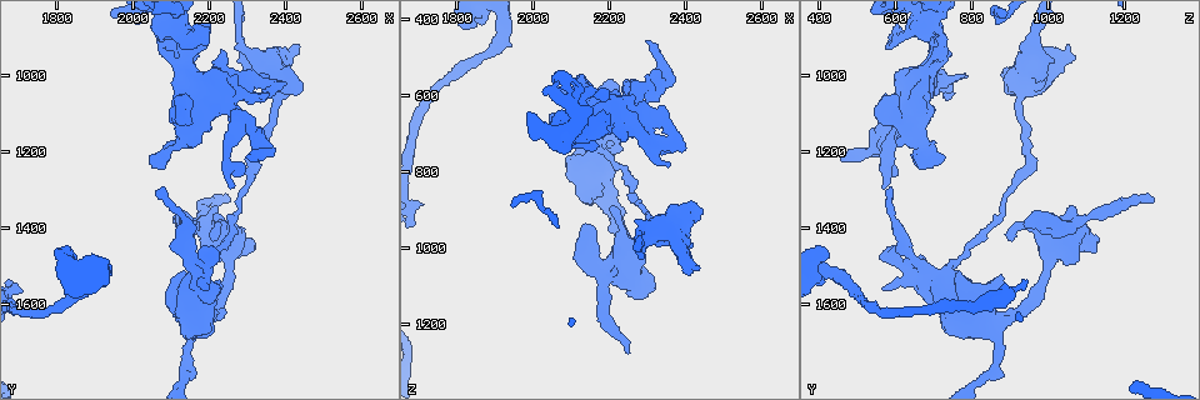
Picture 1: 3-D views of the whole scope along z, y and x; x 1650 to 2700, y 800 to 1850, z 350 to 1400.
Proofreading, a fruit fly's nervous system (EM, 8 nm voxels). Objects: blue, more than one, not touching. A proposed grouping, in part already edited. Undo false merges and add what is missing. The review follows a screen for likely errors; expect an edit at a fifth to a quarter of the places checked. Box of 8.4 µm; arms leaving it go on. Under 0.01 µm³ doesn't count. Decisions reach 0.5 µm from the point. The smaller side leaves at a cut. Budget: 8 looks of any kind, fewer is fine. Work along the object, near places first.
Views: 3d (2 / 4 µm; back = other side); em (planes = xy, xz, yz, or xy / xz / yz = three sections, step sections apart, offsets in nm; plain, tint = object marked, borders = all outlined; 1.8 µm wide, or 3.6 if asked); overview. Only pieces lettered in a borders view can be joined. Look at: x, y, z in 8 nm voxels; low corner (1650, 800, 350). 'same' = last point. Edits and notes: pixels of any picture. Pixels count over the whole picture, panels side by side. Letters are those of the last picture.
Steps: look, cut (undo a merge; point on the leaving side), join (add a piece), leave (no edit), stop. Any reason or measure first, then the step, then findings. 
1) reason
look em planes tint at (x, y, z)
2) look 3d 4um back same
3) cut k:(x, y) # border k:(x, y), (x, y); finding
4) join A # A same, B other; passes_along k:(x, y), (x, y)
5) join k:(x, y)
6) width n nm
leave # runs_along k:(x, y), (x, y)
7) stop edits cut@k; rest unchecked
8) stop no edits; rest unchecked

free end
look em planes borders at (1845, 1465, 420)

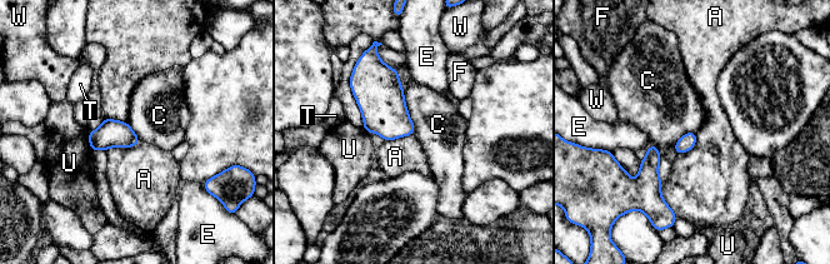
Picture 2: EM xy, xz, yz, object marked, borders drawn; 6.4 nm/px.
leave # A other, C other, E other, F other, T other, U other, W other; border 2:(395, 69), (413, 123), (413, 134); no lettered piece goes on from it

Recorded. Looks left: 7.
branch stops here
look em planes borders at (2065, 900, 710)

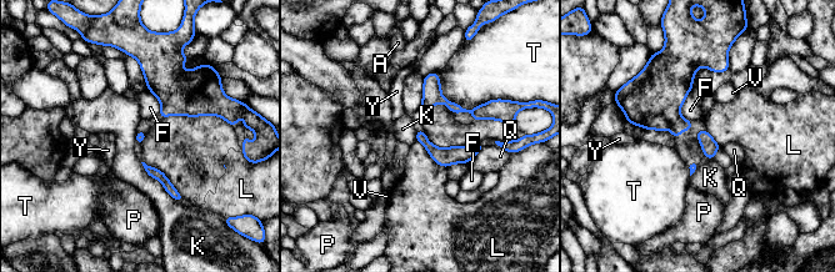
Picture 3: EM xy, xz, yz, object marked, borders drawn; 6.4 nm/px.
leave # A other, F other, K other, L other, P other, Q other, T other, V other, Y other; border 3:(140, 162), (150, 176), (181, 202); none of them fits

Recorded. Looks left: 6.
look 3d 4um at (2160, 1535, 740)

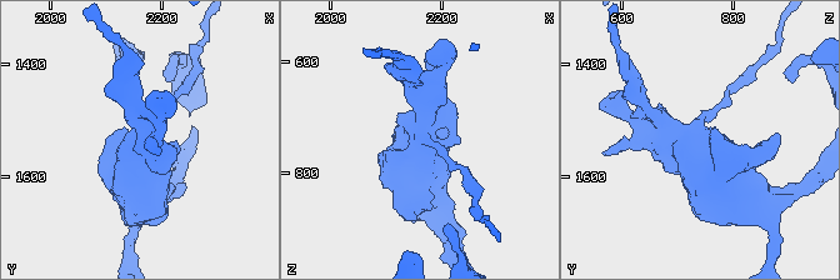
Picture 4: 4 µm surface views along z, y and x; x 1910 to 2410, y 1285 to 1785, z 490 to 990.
look em 3.6um planes tint at (2165, 1535, 740)

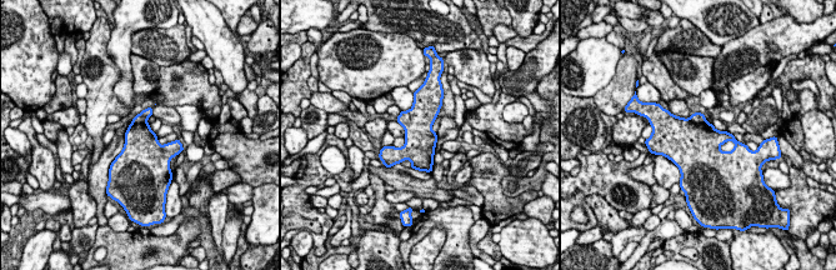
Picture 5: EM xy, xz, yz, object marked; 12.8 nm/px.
look em 3.6um planes borders same

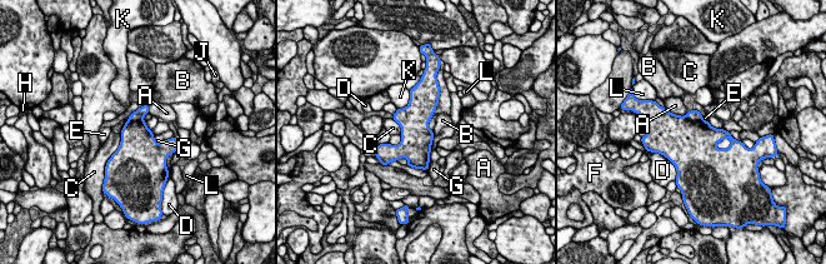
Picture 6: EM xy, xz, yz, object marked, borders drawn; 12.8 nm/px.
width 420 nm
cut 6:(694, 115) # A other, B other, C other, D other, E other, F other, G other, H other, J other, K other, L other; border 6:(685, 115), (692, 120), (701, 119); two neurons meet here

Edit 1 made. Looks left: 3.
stop edits cut@6; rest unchecked

